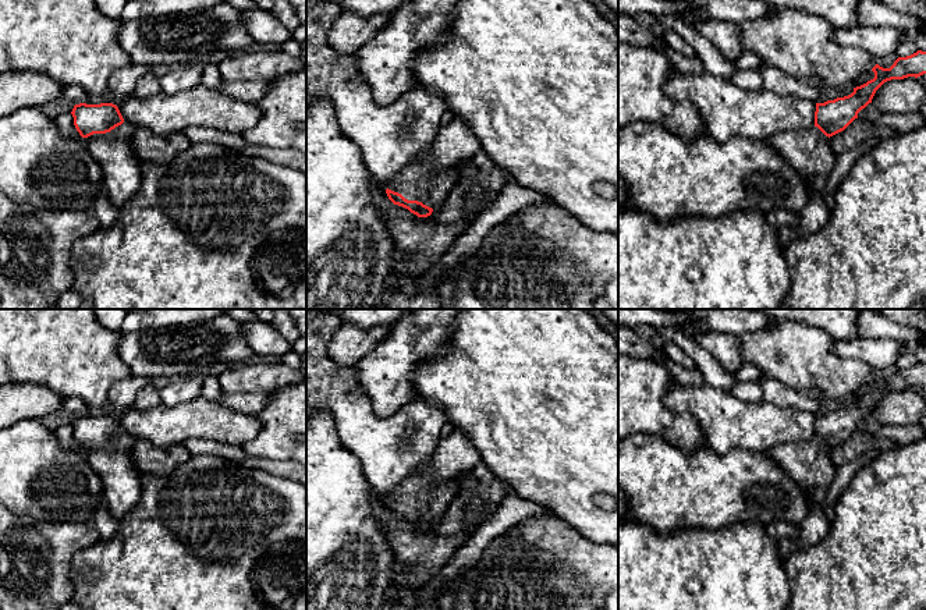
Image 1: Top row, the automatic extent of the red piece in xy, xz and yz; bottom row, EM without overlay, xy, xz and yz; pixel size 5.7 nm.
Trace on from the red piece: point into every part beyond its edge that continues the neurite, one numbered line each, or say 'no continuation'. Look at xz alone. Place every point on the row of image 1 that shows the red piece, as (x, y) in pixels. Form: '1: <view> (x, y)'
1: xz (429, 180)

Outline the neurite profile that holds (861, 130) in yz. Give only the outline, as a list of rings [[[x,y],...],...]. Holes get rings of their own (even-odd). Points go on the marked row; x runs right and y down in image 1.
[[[855,118],[844,131],[829,138],[835,156],[852,150],[870,138],[883,139],[891,135],[891,131],[866,118]]]

